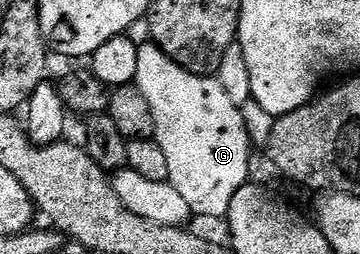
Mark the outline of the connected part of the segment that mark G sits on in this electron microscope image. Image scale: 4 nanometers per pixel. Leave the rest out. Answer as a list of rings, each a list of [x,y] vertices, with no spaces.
[[[151,41],[141,42],[138,53],[138,71],[136,72],[135,84],[142,91],[150,104],[150,109],[154,116],[155,135],[154,140],[159,143],[159,147],[166,154],[166,163],[169,164],[168,182],[178,191],[178,195],[186,200],[187,206],[190,207],[193,216],[197,218],[206,217],[208,219],[225,218],[229,211],[230,202],[234,199],[234,195],[238,190],[249,180],[248,173],[250,171],[250,147],[252,148],[252,140],[249,133],[246,131],[245,119],[243,110],[231,102],[227,97],[226,91],[223,90],[222,85],[215,76],[209,75],[207,77],[200,77],[196,73],[188,72],[180,64],[174,63],[160,48],[158,48]]]

